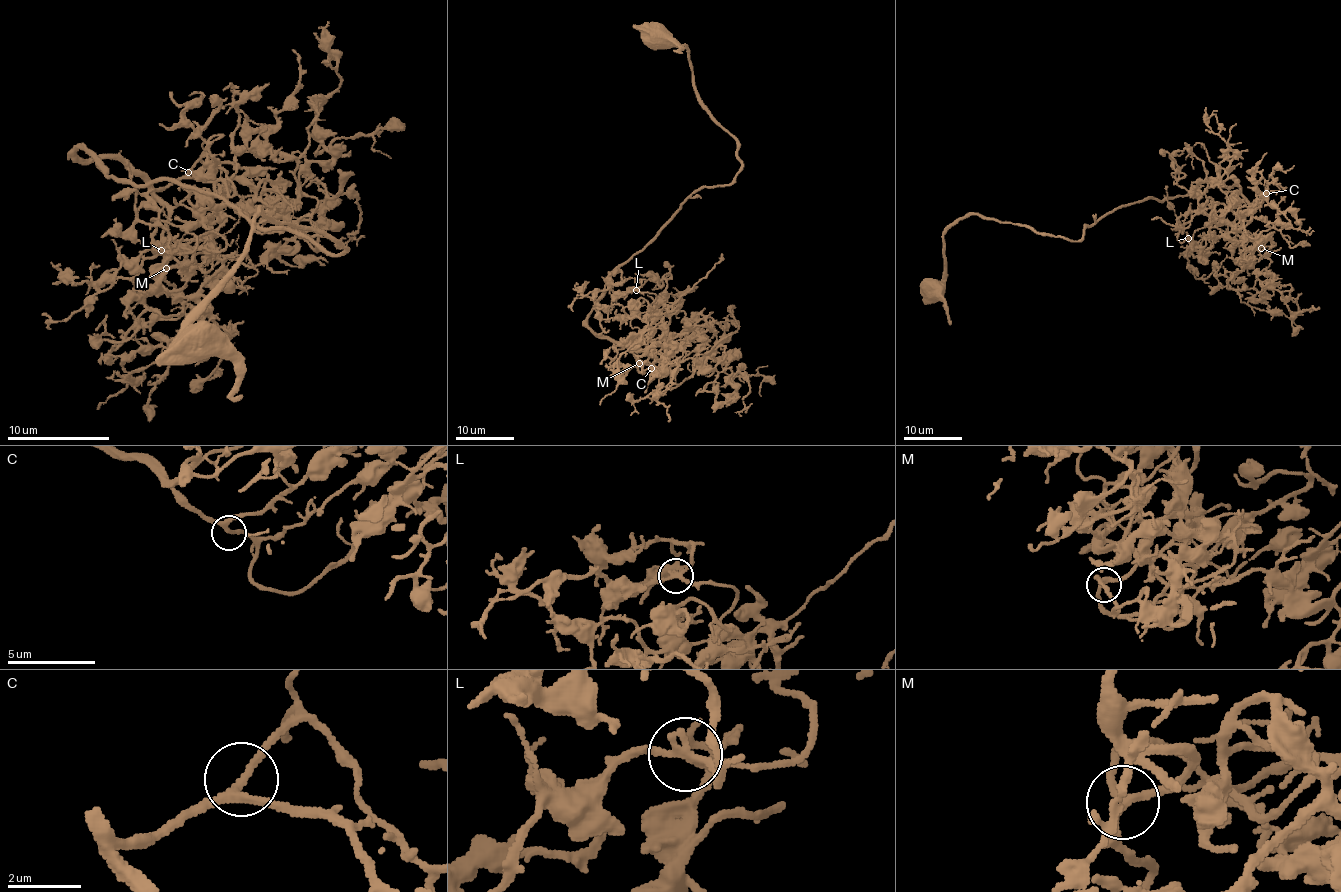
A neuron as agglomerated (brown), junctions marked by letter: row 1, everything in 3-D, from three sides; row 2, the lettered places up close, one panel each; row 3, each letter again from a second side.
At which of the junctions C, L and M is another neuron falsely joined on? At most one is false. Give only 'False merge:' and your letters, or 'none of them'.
False merge: none of them

